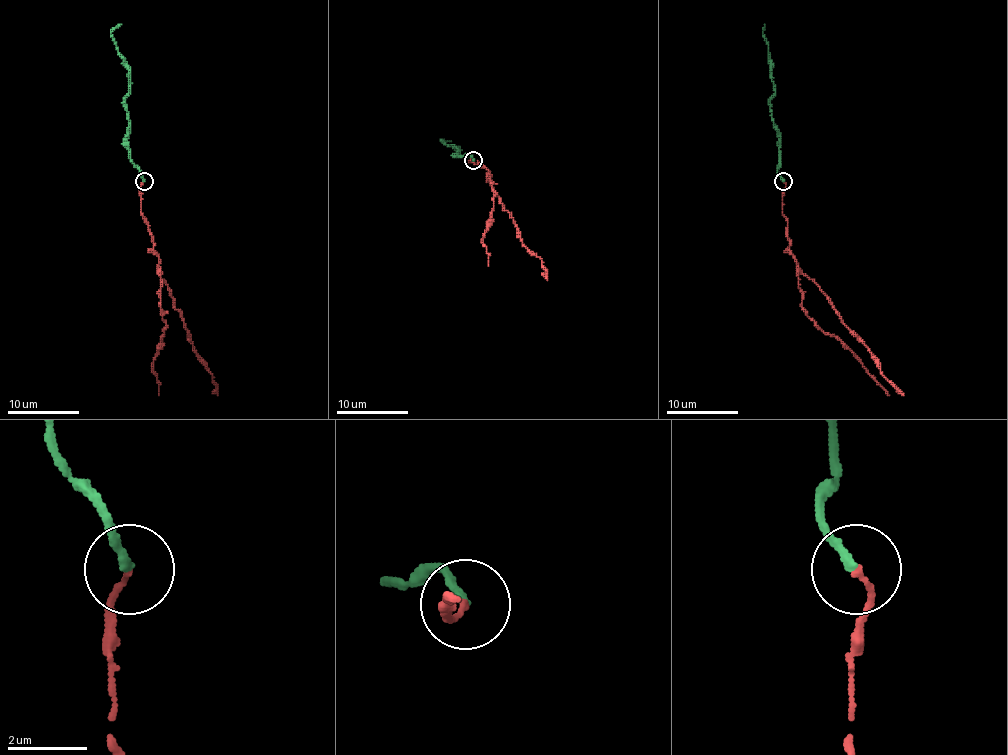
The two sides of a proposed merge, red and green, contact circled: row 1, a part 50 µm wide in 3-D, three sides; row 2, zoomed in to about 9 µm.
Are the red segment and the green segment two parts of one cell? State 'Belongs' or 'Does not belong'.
Does not belong

